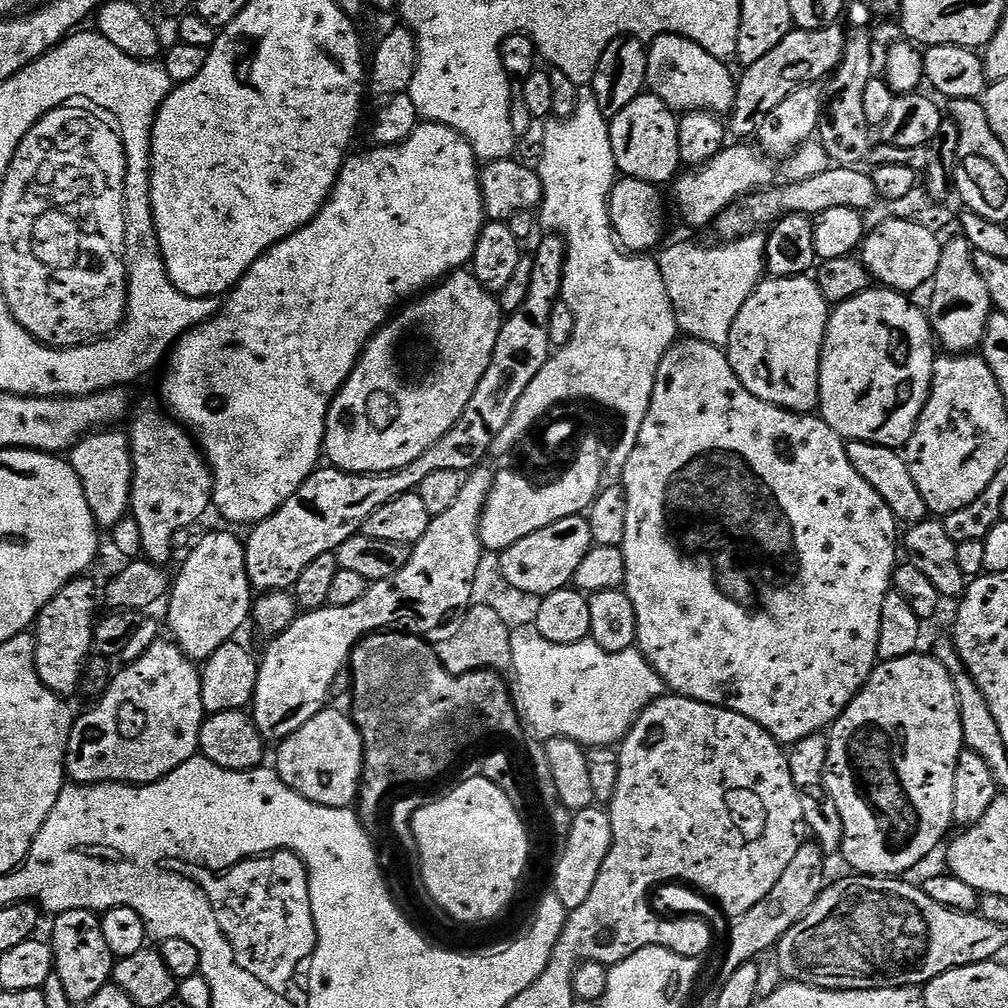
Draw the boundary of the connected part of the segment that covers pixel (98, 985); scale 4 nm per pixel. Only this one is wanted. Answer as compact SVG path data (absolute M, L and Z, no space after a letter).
M70 910L61 912L52 924L52 957L56 959L54 974L62 978L62 987L66 989L66 998L70 998L73 1006L83 1006L102 990L112 979L114 957L110 946L106 946L106 938L102 938L100 916L86 910Z

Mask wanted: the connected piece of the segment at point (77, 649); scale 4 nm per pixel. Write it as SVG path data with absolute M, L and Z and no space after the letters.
M87 575L77 576L75 580L62 586L50 602L36 616L34 635L34 662L38 678L54 694L65 698L71 697L71 692L80 684L84 676L84 667L88 664L88 655L93 655L92 629L95 628L98 619L96 612L96 596L98 600L98 588Z

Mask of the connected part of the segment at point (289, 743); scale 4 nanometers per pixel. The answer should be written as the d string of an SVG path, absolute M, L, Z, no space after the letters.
M325 707L306 726L279 741L274 767L282 782L310 802L327 808L346 808L357 803L360 775L364 769L364 747L351 715Z

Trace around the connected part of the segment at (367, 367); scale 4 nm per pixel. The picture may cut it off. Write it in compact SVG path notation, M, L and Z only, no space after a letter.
M468 270L445 276L439 284L401 307L368 341L348 381L332 400L324 435L323 455L327 463L342 472L393 472L422 458L462 418L466 402L474 398L474 390L478 390L478 382L482 382L482 374L490 366L501 323L499 299L487 292Z

